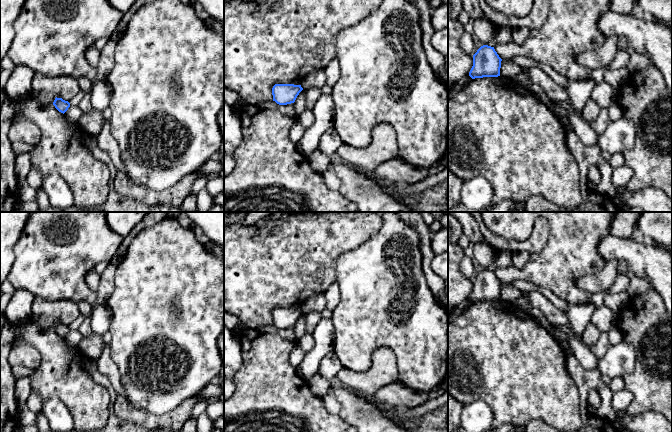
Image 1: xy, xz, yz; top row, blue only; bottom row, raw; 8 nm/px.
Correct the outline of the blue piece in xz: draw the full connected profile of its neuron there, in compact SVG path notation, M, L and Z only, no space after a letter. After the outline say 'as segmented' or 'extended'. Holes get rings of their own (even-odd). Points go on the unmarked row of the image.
M275 308L272 312L273 325L279 329L294 327L302 314L301 309Z | as segmented

